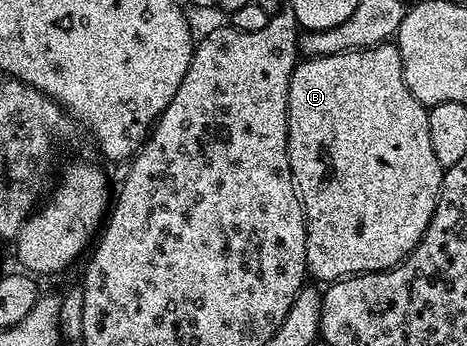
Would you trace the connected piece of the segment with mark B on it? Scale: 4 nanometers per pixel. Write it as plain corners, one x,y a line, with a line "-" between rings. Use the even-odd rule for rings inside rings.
384,43
374,45
371,49
355,49
352,53
334,53
328,57
303,59
296,64
289,79
287,150
295,191
303,205
303,217
307,220
307,272
312,278
315,276
322,283
330,283
342,281
345,277
356,277
358,273
383,273
386,269
394,269
401,264
419,246
419,240
423,238
433,219
445,172
444,166
437,163
437,155
433,155
433,142
429,140
428,112
428,106
422,105
405,83
398,44

